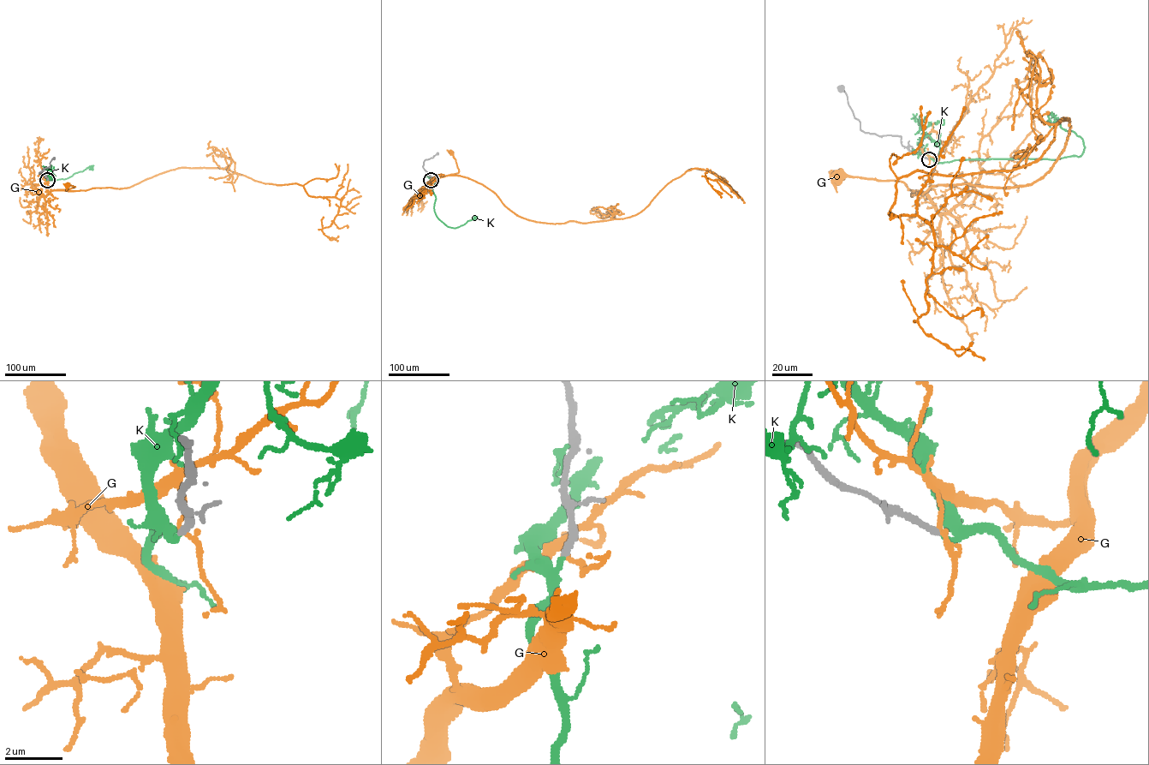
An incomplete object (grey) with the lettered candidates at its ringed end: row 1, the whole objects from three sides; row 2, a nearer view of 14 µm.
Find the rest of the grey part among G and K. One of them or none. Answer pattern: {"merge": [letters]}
{"merge": ["K"]}

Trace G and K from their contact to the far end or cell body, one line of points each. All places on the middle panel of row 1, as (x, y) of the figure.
G: (431, 180), (429, 183), (458, 172), (450, 152)
K: (431, 180), (436, 197), (434, 212), (447, 226), (457, 227), (477, 216)

